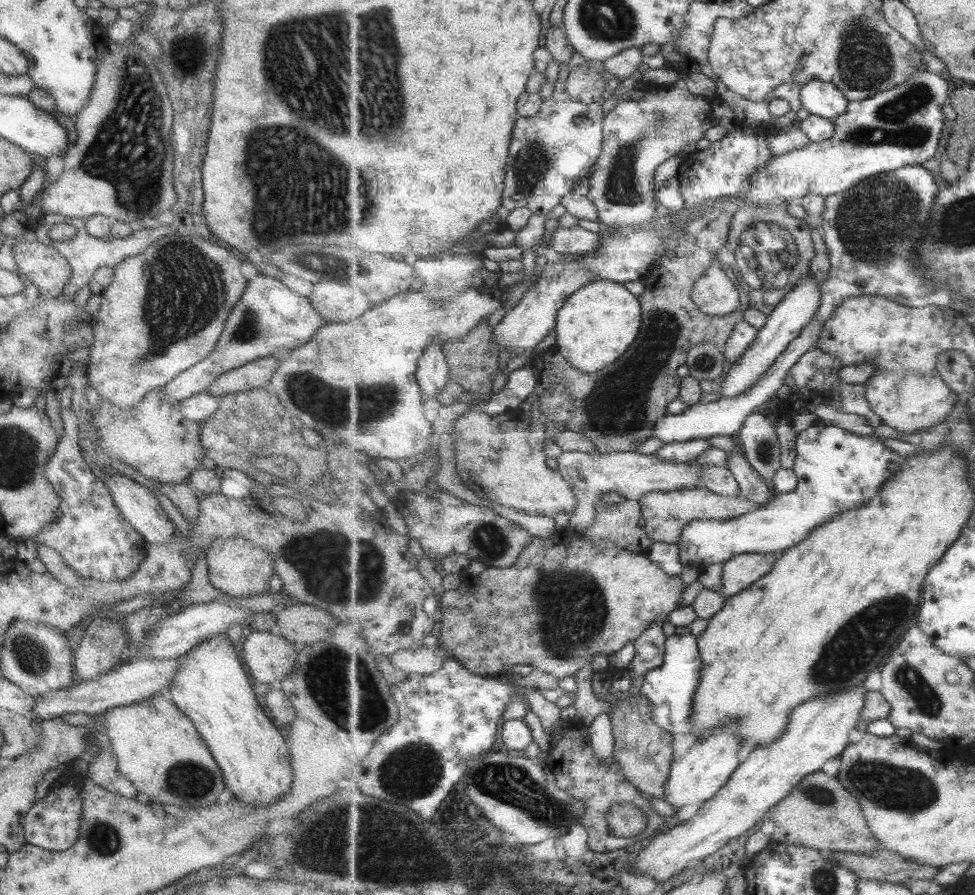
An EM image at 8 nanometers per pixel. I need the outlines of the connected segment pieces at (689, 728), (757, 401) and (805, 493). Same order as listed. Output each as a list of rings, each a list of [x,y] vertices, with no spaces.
[[[693,633],[672,634],[666,640],[664,663],[651,672],[647,672],[639,693],[653,704],[653,716],[661,728],[671,734],[691,734],[693,732],[693,698],[701,682],[703,659],[699,650],[699,641]]]
[[[816,316],[815,320],[801,332],[801,335],[794,342],[791,342],[791,345],[781,354],[775,364],[761,376],[760,380],[757,380],[757,383],[750,390],[747,390],[746,394],[738,395],[736,398],[721,398],[707,404],[699,402],[691,405],[683,414],[668,413],[661,417],[661,420],[657,420],[653,437],[661,439],[665,444],[671,444],[700,438],[711,438],[712,436],[733,436],[735,432],[739,432],[743,428],[749,415],[762,411],[766,403],[776,398],[777,390],[783,388],[785,378],[790,374],[793,366],[807,352],[818,347],[818,340],[823,334],[823,330],[824,324],[817,320]]]
[[[820,419],[815,426],[797,434],[796,453],[793,470],[799,482],[793,492],[775,494],[767,504],[736,519],[691,521],[685,526],[681,542],[677,544],[681,564],[691,568],[696,567],[701,571],[711,564],[724,564],[740,554],[782,553],[807,540],[821,525],[833,521],[835,515],[841,515],[849,509],[857,509],[877,497],[879,491],[885,488],[885,483],[895,476],[895,472],[901,468],[905,460],[899,453],[889,450],[879,438],[854,434],[823,419]]]

